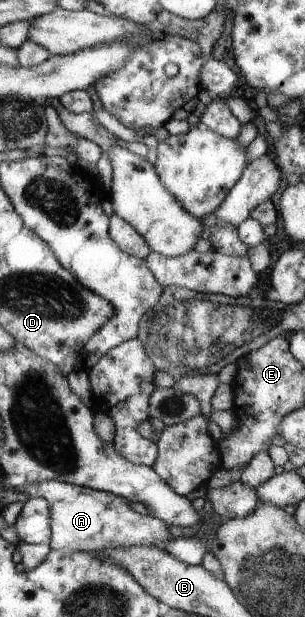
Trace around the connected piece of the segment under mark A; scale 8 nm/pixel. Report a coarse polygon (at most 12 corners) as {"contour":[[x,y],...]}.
{"contour":[[49,480],[19,491],[52,507],[52,549],[164,547],[160,519],[122,497]]}

